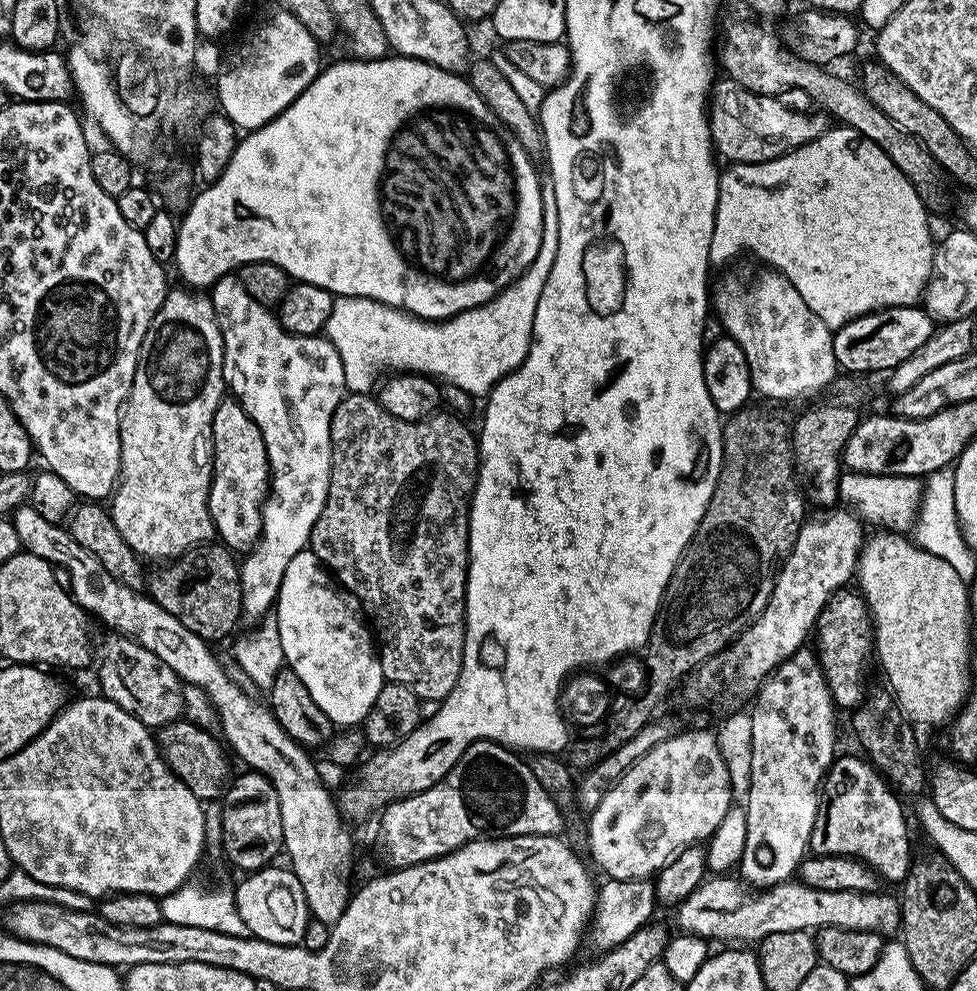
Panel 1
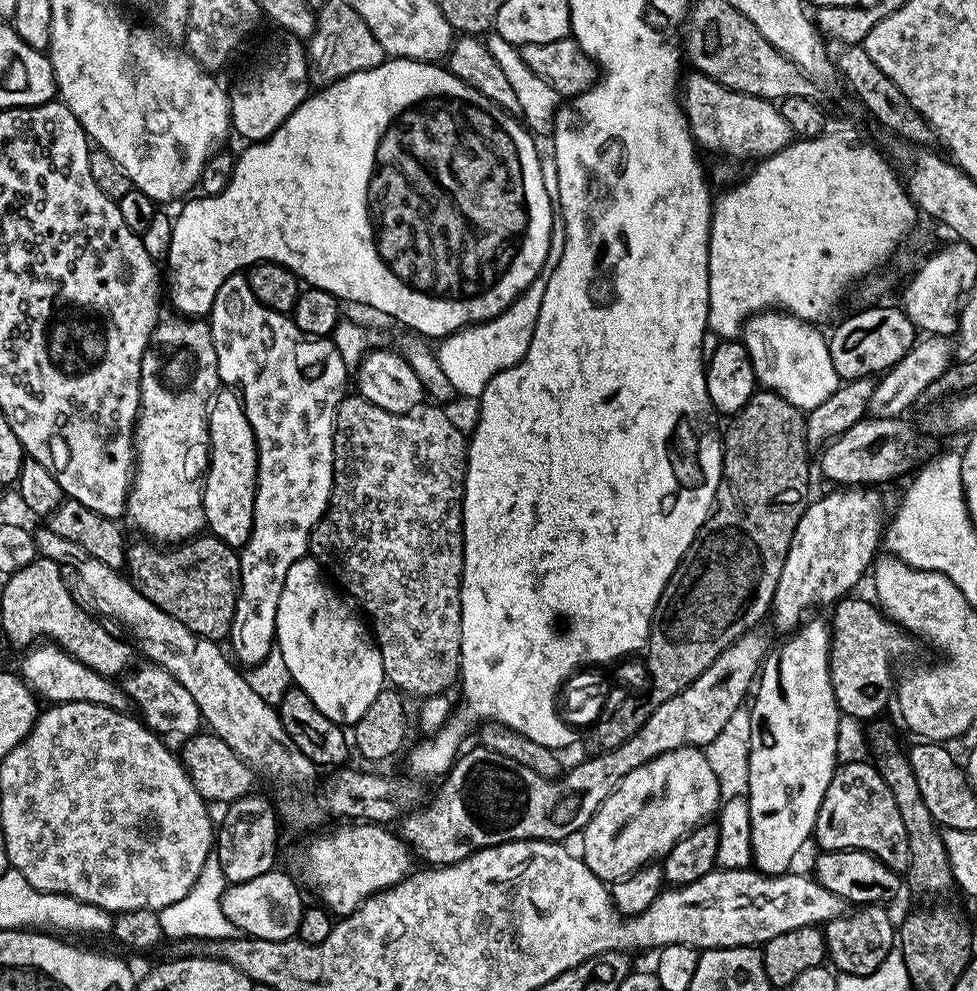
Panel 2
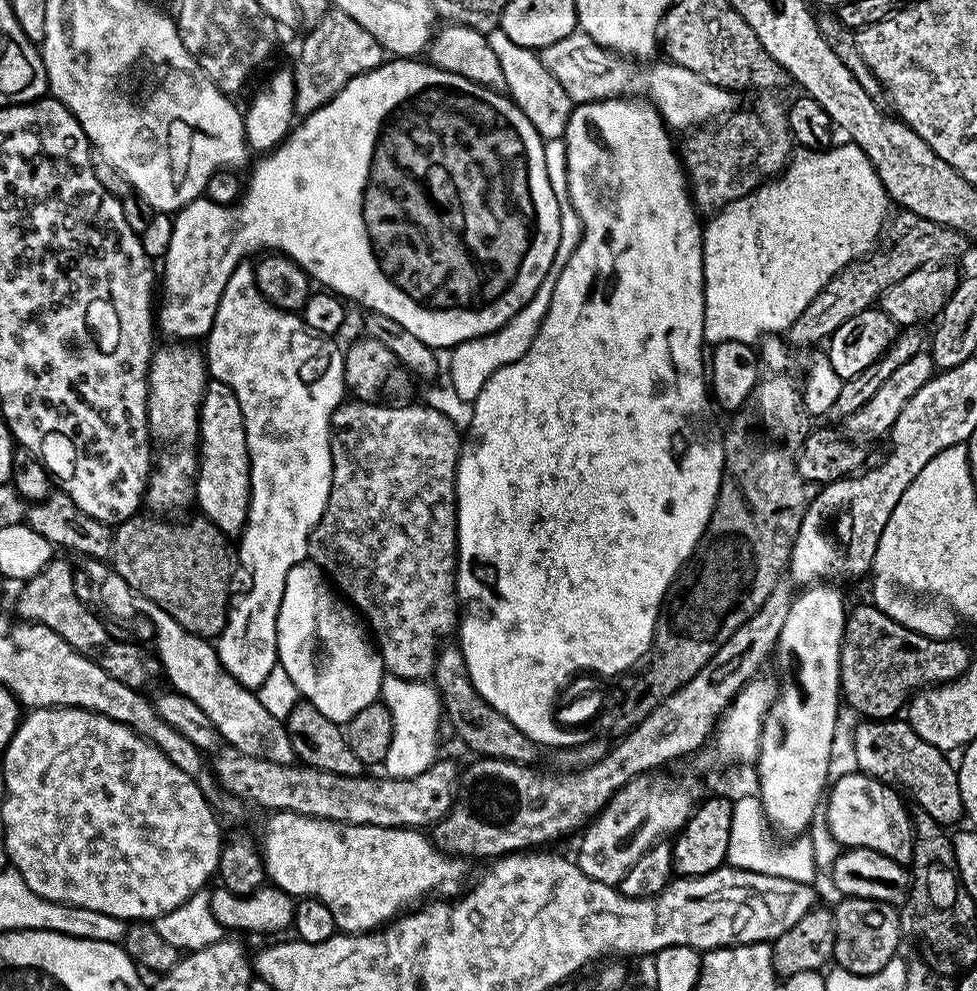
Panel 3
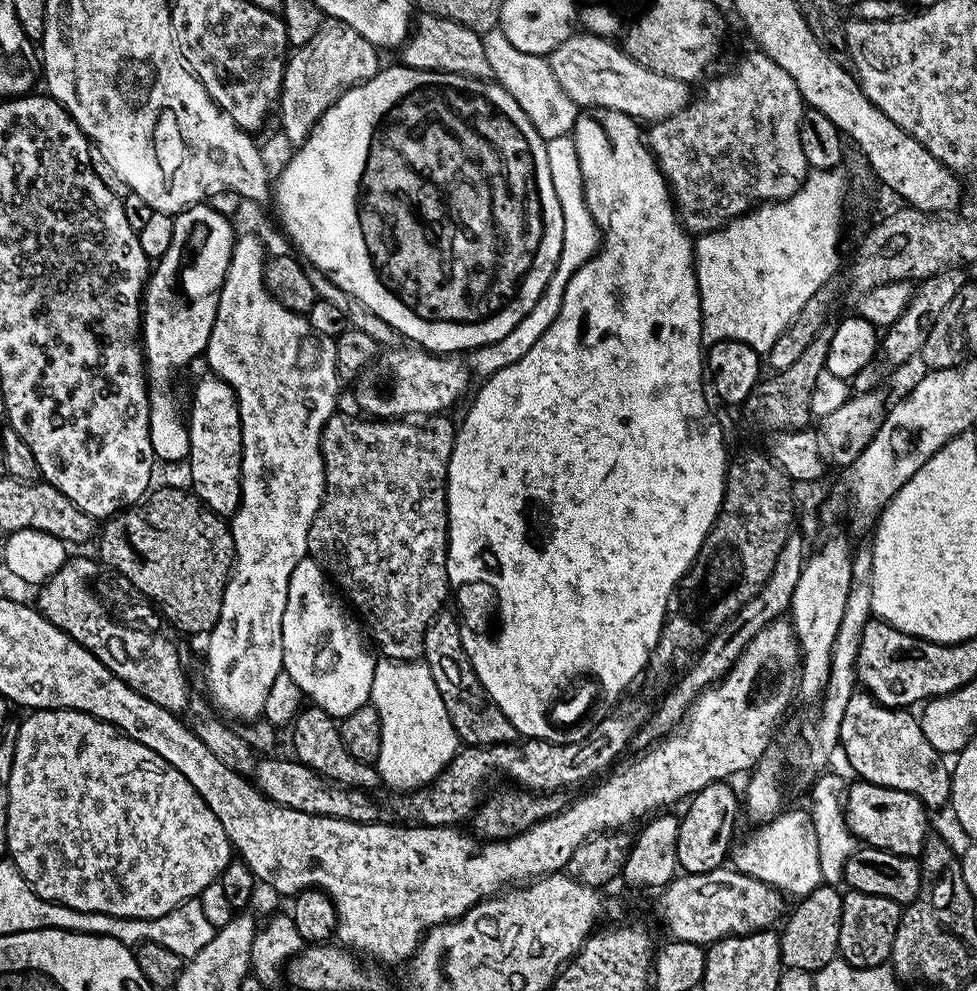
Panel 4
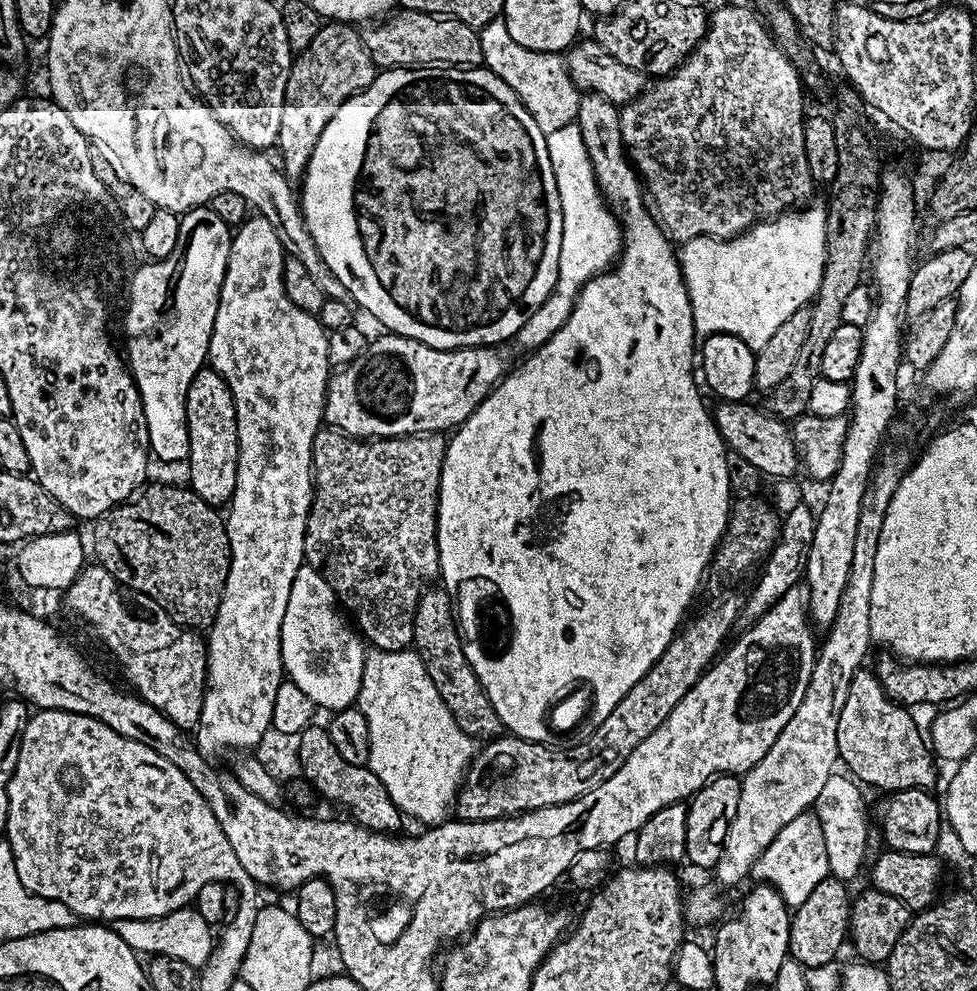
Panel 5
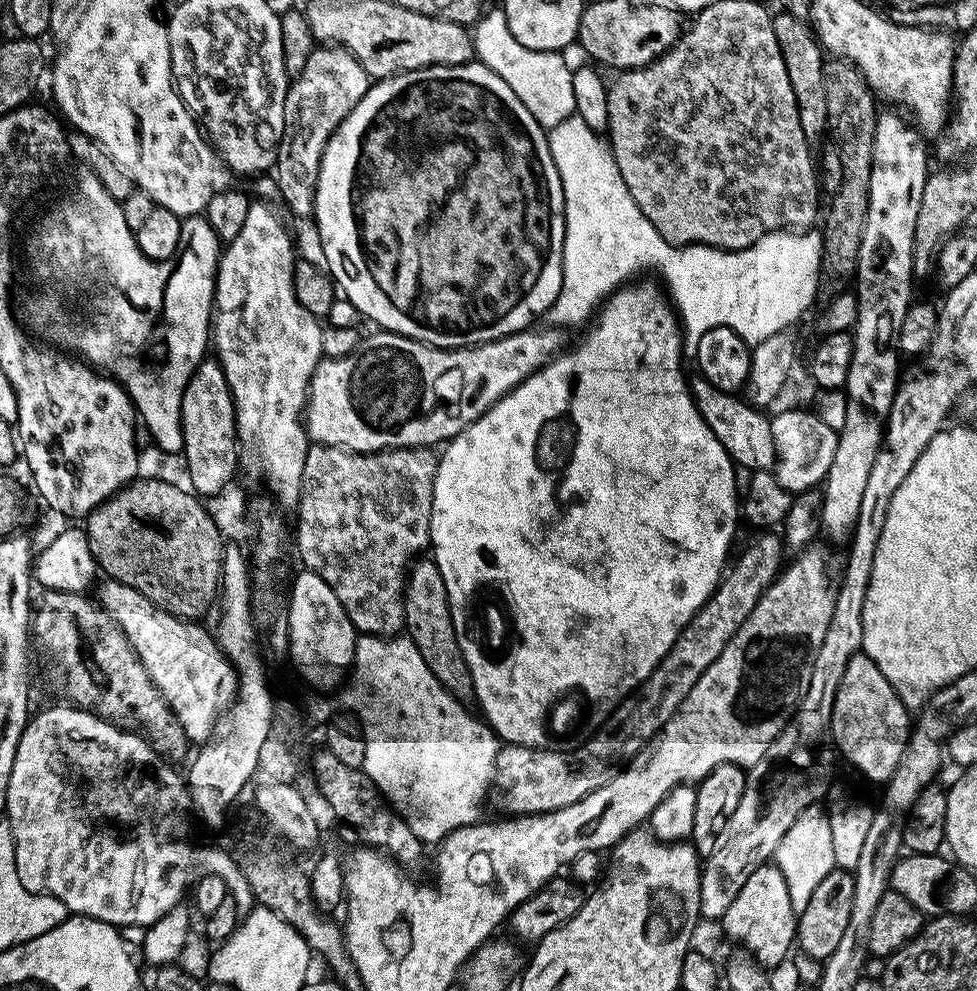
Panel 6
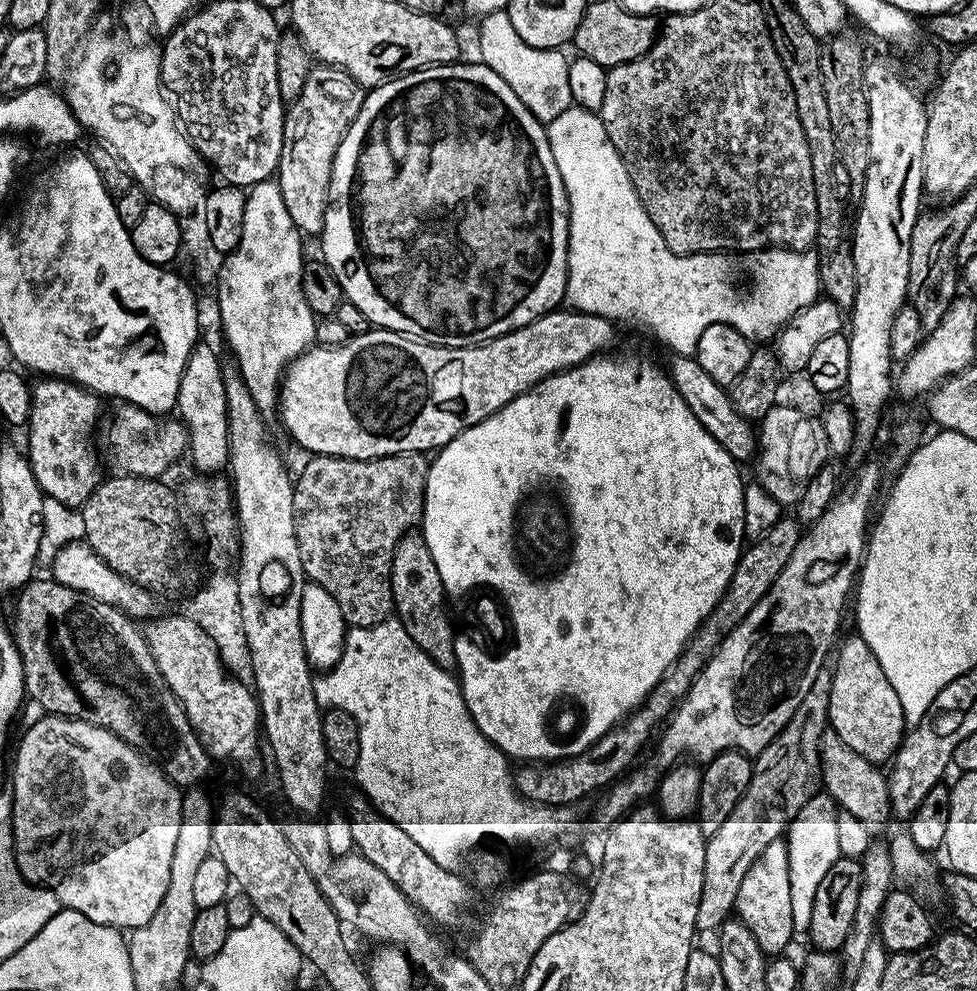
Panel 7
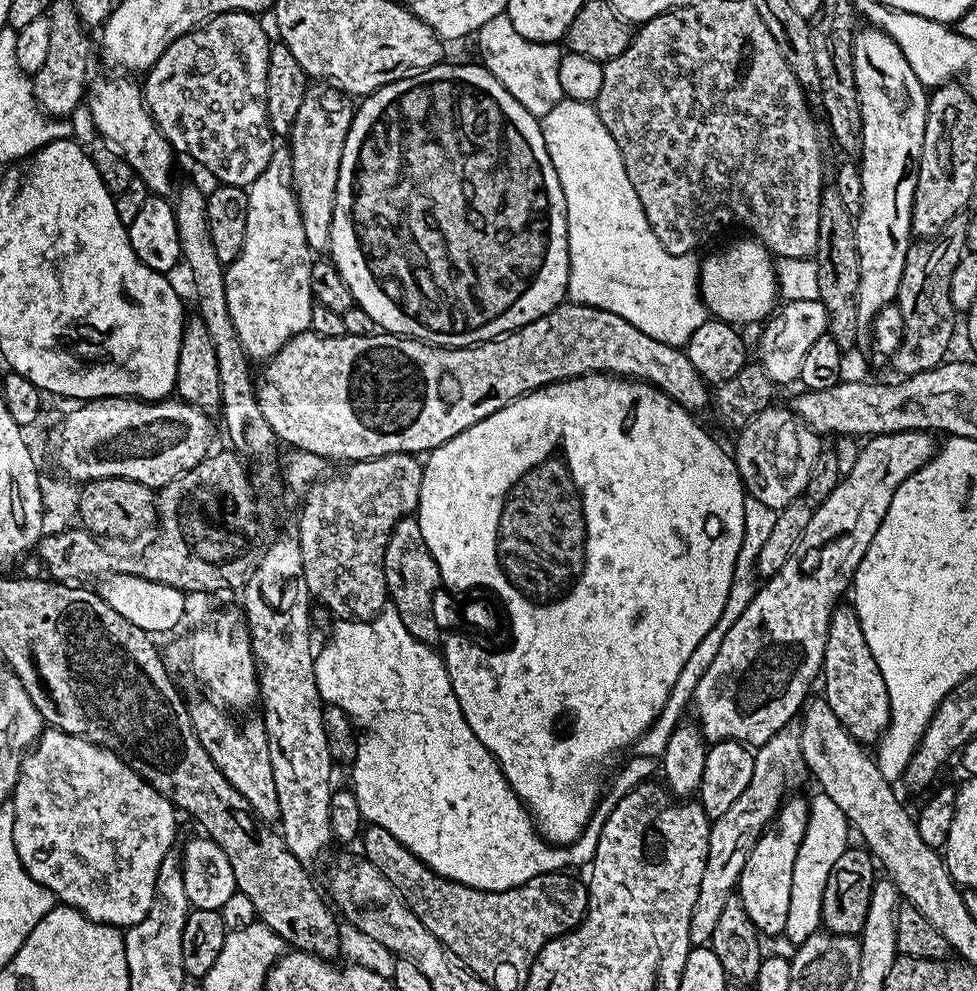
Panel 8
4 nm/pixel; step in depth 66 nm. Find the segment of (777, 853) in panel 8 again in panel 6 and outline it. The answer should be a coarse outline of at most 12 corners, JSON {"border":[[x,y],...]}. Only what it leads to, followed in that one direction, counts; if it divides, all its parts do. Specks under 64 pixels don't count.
{"border":[[775,863],[758,866],[722,927],[765,968],[789,959],[797,912]]}

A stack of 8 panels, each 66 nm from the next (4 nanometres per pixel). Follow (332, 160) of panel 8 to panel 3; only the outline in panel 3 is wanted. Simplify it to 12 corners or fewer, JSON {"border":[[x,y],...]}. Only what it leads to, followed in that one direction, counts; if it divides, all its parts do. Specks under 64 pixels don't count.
{"border":[[350,14],[307,29],[294,78],[301,117],[386,53]]}

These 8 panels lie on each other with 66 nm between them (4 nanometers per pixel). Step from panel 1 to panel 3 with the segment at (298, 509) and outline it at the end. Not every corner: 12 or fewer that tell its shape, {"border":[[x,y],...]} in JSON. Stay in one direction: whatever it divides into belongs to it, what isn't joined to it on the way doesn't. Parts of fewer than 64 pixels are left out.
{"border":[[222,290],[208,375],[250,458],[214,647],[243,688],[278,664],[286,574],[332,485],[344,354],[260,293]]}

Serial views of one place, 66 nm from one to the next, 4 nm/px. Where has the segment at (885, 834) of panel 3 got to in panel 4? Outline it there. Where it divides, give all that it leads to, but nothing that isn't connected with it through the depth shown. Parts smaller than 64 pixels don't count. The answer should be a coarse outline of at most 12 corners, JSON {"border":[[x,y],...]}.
{"border":[[857,779],[844,818],[857,841],[919,857],[929,809]]}

